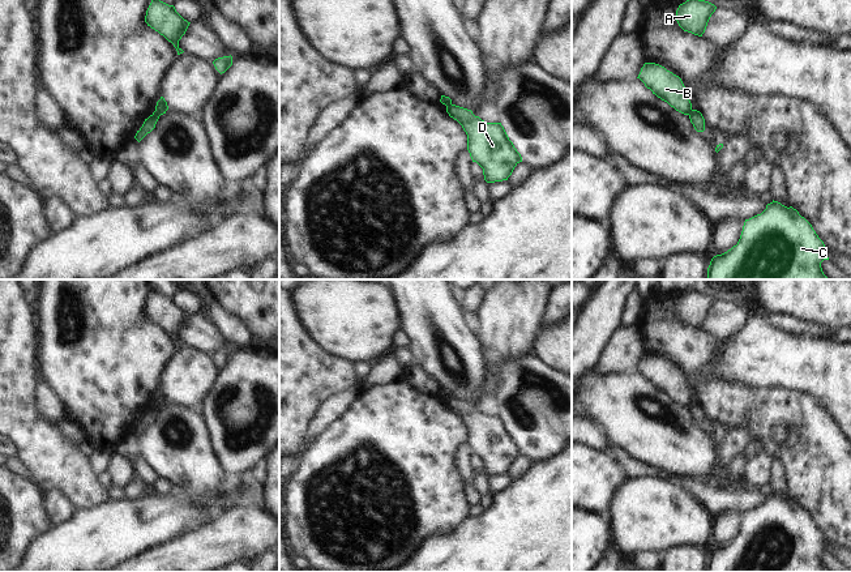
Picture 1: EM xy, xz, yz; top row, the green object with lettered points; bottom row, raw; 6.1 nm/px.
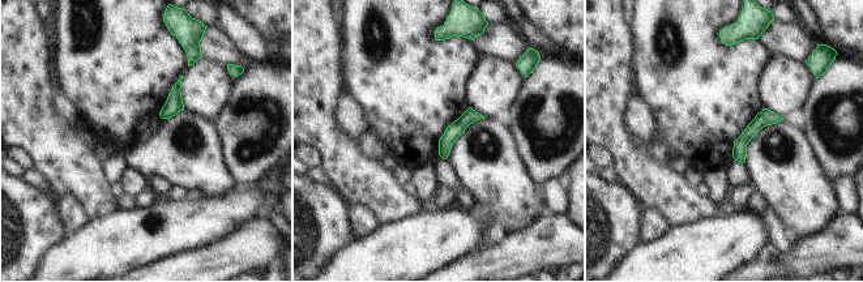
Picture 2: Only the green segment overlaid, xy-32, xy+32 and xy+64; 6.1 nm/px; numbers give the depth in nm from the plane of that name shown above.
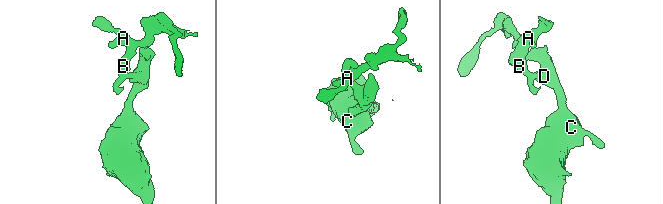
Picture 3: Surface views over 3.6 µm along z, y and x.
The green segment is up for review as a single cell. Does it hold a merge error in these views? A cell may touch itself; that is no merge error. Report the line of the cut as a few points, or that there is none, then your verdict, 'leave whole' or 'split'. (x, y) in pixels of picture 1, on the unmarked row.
cut in xy along (167, 398), (153, 408); split

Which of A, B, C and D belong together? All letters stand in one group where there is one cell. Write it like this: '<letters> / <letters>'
A B / C D

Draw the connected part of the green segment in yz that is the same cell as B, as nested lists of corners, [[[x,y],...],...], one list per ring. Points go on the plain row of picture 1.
[[[645,355],[638,370],[658,390],[676,404],[689,407],[692,396],[681,371],[655,355]]]

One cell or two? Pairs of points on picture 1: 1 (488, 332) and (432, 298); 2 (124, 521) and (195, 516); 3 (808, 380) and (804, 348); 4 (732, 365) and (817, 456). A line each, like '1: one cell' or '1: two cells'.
1: two cells
2: one cell
3: one cell
4: two cells

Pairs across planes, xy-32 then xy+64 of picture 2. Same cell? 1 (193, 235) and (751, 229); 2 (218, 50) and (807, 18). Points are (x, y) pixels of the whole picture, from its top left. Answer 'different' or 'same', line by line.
1: same
2: different

